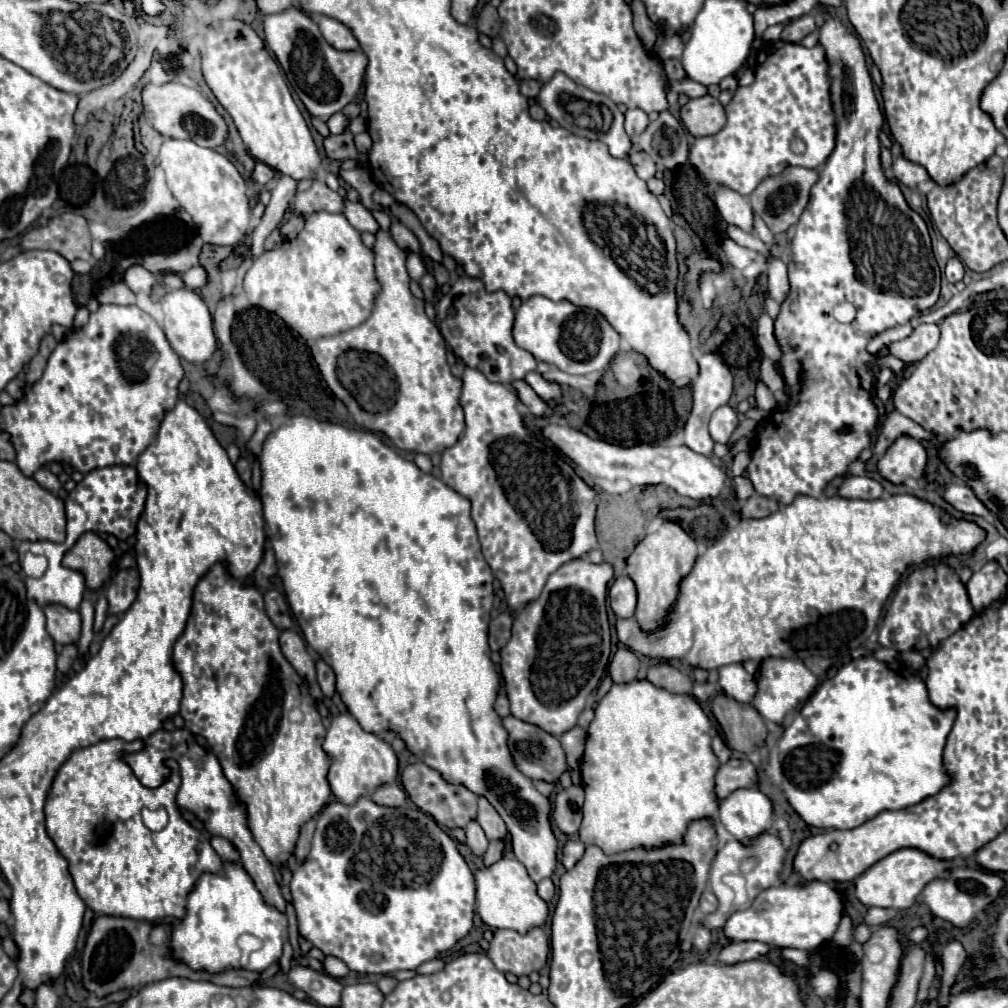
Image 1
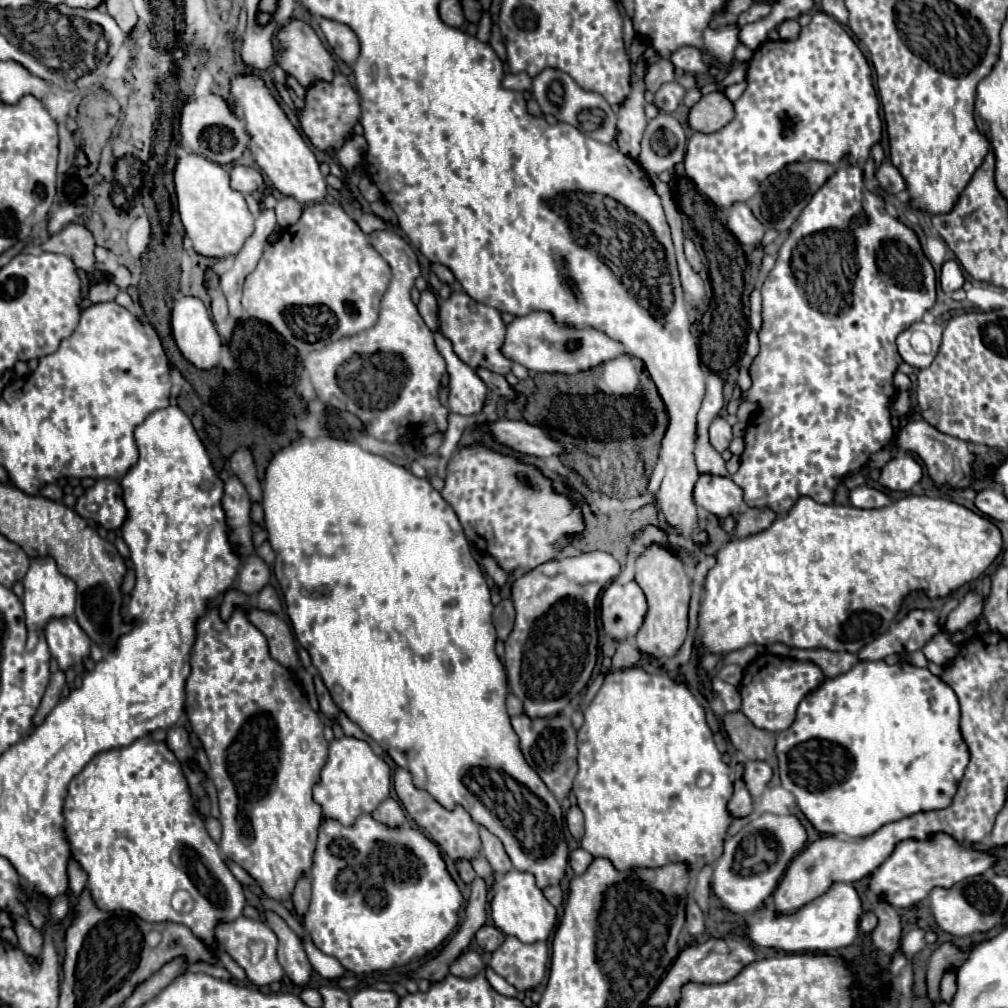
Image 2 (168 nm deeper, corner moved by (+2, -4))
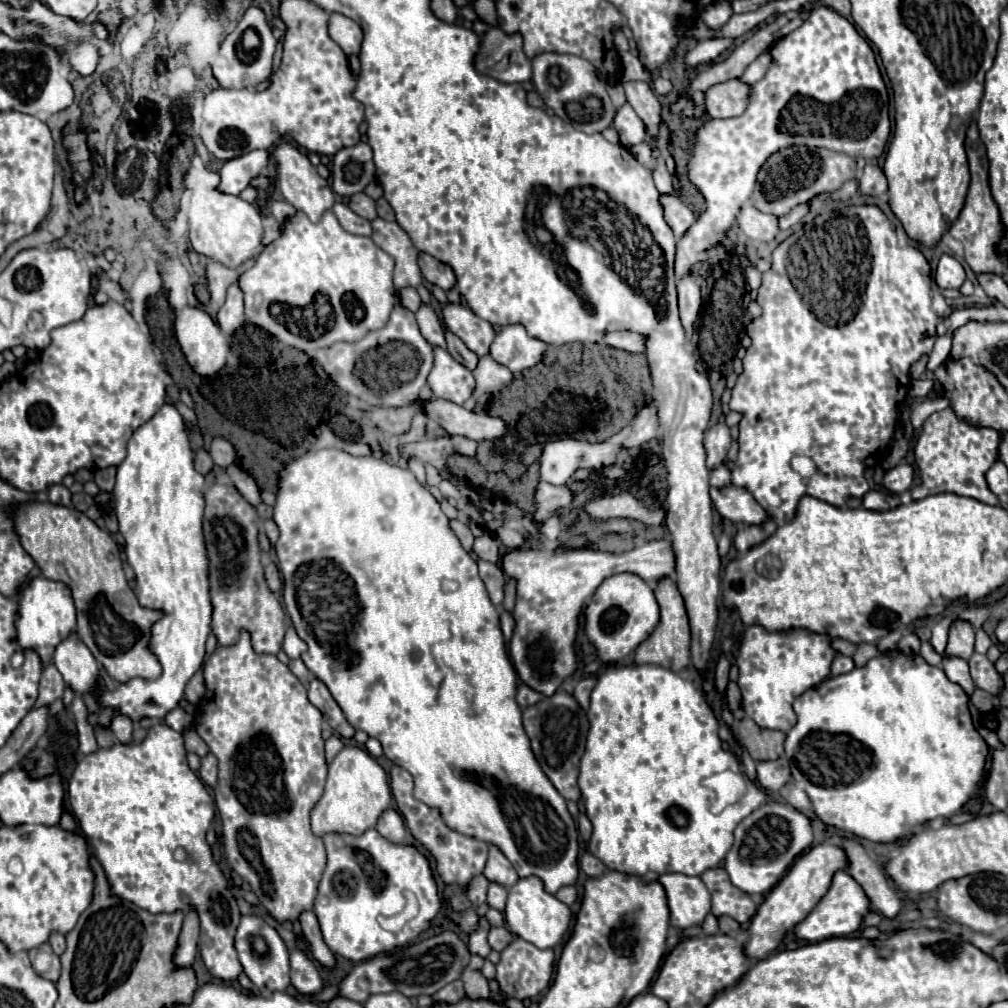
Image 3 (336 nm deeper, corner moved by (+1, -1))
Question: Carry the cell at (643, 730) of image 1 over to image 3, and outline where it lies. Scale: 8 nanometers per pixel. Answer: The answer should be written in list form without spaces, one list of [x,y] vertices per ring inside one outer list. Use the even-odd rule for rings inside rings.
[[[609,665],[597,677],[587,719],[589,733],[579,763],[579,789],[585,813],[593,825],[589,851],[599,857],[607,869],[639,877],[663,873],[701,875],[707,869],[719,867],[733,845],[735,827],[765,803],[767,795],[759,787],[749,785],[747,793],[735,805],[725,807],[719,815],[711,813],[715,793],[703,785],[703,779],[727,769],[741,771],[741,761],[721,747],[717,735],[719,723],[702,689],[665,667]]]

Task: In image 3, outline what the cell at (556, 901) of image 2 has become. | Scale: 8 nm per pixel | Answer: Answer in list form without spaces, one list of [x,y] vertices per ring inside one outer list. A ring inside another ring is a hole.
[[[569,885],[569,887],[561,887],[561,889],[555,893],[555,897],[557,897],[559,901],[563,901],[565,905],[573,905],[575,899],[577,899],[577,889],[575,889],[573,885]]]

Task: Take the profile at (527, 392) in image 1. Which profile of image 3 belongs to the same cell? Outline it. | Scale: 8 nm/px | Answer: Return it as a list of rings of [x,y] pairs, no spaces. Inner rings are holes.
[[[447,331],[447,351],[451,353],[451,357],[455,359],[455,361],[459,361],[461,365],[465,365],[467,369],[475,369],[477,367],[477,363],[479,363],[479,357],[473,353],[473,351],[469,351],[467,347],[465,347],[465,343],[459,339],[459,337],[455,337],[453,333],[449,333]]]

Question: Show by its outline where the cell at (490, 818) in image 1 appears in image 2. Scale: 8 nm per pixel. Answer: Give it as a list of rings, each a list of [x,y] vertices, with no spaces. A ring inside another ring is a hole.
[[[480,826],[480,838],[482,838],[482,852],[486,856],[486,860],[490,862],[492,870],[498,874],[498,876],[504,876],[506,872],[512,870],[512,862],[508,858],[508,854],[504,852],[504,846],[502,842],[490,834],[486,828]]]

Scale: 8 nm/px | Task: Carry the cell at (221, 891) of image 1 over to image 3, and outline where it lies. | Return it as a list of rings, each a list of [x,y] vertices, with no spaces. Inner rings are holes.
[[[247,915],[247,917],[241,917],[241,925],[237,929],[237,935],[235,935],[235,947],[237,947],[237,953],[239,953],[239,959],[241,959],[241,965],[245,969],[245,975],[251,979],[251,983],[261,991],[263,997],[269,997],[271,993],[275,991],[285,991],[287,985],[289,985],[289,953],[287,953],[287,947],[283,943],[283,939],[279,937],[277,929],[267,925],[261,917],[257,915]],[[251,937],[263,937],[265,943],[267,943],[267,953],[259,955],[253,951],[251,947]]]

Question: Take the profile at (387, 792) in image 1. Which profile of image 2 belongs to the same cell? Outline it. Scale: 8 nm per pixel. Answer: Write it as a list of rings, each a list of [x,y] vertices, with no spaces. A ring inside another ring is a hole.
[[[386,798],[372,812],[372,816],[374,816],[374,820],[378,820],[380,824],[386,824],[388,828],[400,828],[406,822],[406,814],[404,814],[402,806],[394,798]]]

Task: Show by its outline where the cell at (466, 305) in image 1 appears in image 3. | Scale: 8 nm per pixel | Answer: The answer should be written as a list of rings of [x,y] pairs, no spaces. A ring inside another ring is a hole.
[[[447,303],[443,307],[443,323],[455,333],[473,353],[479,357],[489,355],[489,347],[495,339],[493,325],[481,317],[477,317],[467,305]]]

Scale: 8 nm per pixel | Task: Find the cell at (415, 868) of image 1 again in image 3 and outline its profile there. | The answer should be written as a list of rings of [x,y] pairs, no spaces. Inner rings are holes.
[[[367,829],[359,837],[349,833],[327,833],[323,841],[327,849],[327,867],[319,883],[313,911],[319,919],[323,939],[335,955],[361,963],[379,953],[389,953],[395,947],[413,943],[431,927],[443,907],[443,899],[439,897],[429,859],[415,845],[395,845],[377,829]],[[405,891],[415,893],[419,915],[409,921],[403,931],[389,933],[381,929],[377,917],[401,913],[405,907]]]

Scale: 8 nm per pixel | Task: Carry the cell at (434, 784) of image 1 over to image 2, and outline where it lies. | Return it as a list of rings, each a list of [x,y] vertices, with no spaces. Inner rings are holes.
[[[396,768],[396,772],[394,772],[394,790],[396,790],[398,800],[402,802],[402,806],[410,814],[410,818],[418,824],[418,828],[422,832],[426,832],[426,836],[430,836],[430,840],[434,840],[442,848],[442,852],[450,860],[462,860],[462,858],[472,860],[474,856],[480,856],[482,842],[478,836],[478,824],[474,824],[474,820],[470,818],[470,814],[462,806],[456,806],[454,810],[442,808],[428,792],[418,790],[412,784],[410,772],[402,770],[402,768]]]

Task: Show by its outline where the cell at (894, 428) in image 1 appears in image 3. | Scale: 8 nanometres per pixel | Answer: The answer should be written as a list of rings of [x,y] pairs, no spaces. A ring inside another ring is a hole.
[[[951,407],[933,413],[921,429],[915,443],[915,461],[921,471],[921,485],[913,489],[913,499],[923,499],[937,493],[955,493],[973,497],[987,505],[997,505],[999,499],[989,491],[985,483],[985,473],[997,461],[999,433],[995,429],[971,427],[967,421],[955,417]]]

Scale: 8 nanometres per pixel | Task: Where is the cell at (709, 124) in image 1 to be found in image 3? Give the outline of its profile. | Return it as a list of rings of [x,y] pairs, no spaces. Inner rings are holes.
[[[739,79],[713,85],[705,91],[705,111],[711,119],[739,117],[747,107],[749,87]]]

